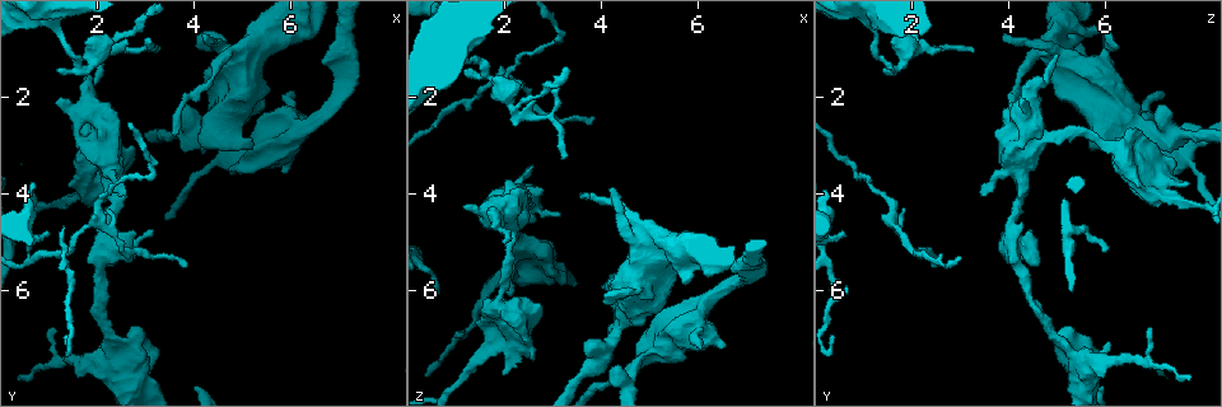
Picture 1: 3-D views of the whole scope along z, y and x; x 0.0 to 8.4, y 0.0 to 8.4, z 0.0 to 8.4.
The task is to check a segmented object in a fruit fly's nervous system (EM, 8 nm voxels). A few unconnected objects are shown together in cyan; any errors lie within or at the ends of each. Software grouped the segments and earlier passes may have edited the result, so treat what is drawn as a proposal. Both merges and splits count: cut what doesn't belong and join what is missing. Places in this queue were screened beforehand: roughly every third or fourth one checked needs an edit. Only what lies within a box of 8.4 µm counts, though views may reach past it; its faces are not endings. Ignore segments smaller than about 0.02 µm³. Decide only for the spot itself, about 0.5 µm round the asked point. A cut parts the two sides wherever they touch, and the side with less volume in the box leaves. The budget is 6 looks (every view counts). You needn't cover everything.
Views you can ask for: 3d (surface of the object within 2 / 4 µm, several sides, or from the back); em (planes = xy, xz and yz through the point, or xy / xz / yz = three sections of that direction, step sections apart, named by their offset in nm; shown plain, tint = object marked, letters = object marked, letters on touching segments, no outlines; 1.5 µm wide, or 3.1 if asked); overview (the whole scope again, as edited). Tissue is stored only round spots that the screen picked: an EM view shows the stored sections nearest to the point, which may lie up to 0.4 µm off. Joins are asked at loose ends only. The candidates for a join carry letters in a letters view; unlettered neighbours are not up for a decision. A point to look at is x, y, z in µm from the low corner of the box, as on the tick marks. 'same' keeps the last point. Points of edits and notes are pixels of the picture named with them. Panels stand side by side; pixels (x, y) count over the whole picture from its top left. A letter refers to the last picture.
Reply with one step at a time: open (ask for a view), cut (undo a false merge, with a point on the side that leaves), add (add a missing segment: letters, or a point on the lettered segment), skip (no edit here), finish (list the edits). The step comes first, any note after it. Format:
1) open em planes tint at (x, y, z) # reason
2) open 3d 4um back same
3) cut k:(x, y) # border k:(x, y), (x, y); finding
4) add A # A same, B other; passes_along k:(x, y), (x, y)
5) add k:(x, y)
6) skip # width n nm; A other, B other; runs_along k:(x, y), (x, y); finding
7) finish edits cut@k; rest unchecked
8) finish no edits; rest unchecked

open 3d 4um at (1.55, 3.50, 6.40) # stops while still wide

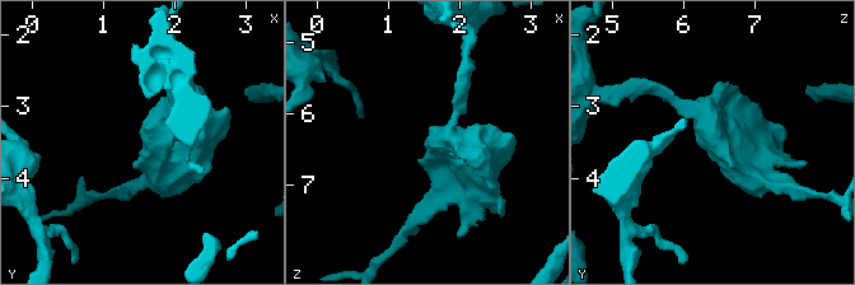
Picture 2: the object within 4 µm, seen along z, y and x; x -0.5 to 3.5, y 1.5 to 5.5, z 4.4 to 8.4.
open em planes letters at (1.60, 3.45, 6.35)

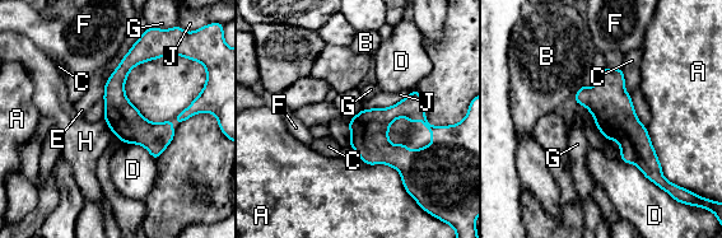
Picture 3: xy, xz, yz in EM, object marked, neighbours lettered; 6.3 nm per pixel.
skip # width 220 nm; A other, B other, C other, D other, E other, F other, G other, H other, J other; runs_along 3:(606, 71), (614, 116), (652, 177); no lettered segment goes on from it

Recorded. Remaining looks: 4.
open 3d 2um at (3.55, 2.75, 4.00)

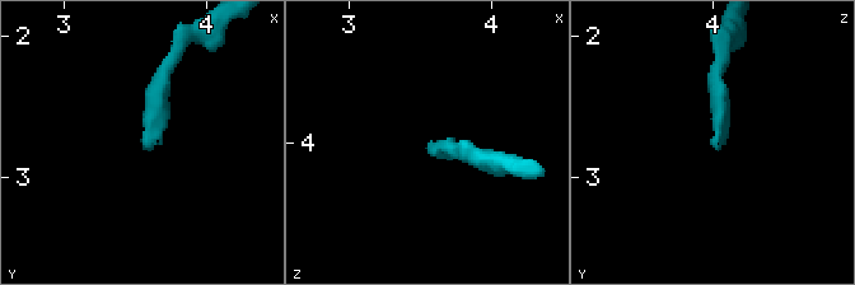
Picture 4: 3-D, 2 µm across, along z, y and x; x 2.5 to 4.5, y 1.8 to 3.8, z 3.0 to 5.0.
open em xz step 8 letters at (3.58, 2.74, 4.02)

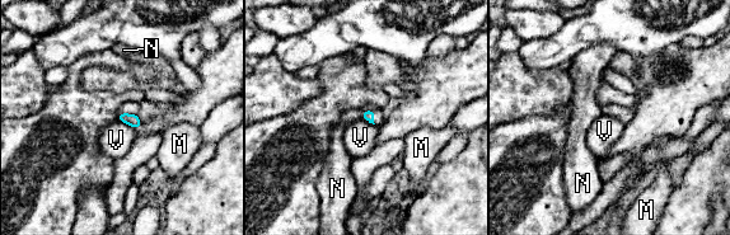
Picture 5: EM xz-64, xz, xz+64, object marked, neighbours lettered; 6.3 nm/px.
skip # longest_contact V 140 nm; M other, N other, V other; border 5:(364, 109), (361, 117); none of them fits

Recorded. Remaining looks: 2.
open em planes letters at (4.20, 0.70, 3.95) # branch stops here

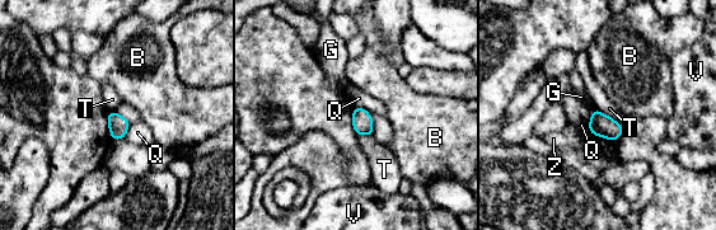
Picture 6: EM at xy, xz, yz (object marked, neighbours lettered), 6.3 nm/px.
skip # B other, G other, Q other, T other, V other, Z other; border 6:(356, 134), (370, 134), (373, 136); none of them fits

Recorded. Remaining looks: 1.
finish no edits; rest unchecked

